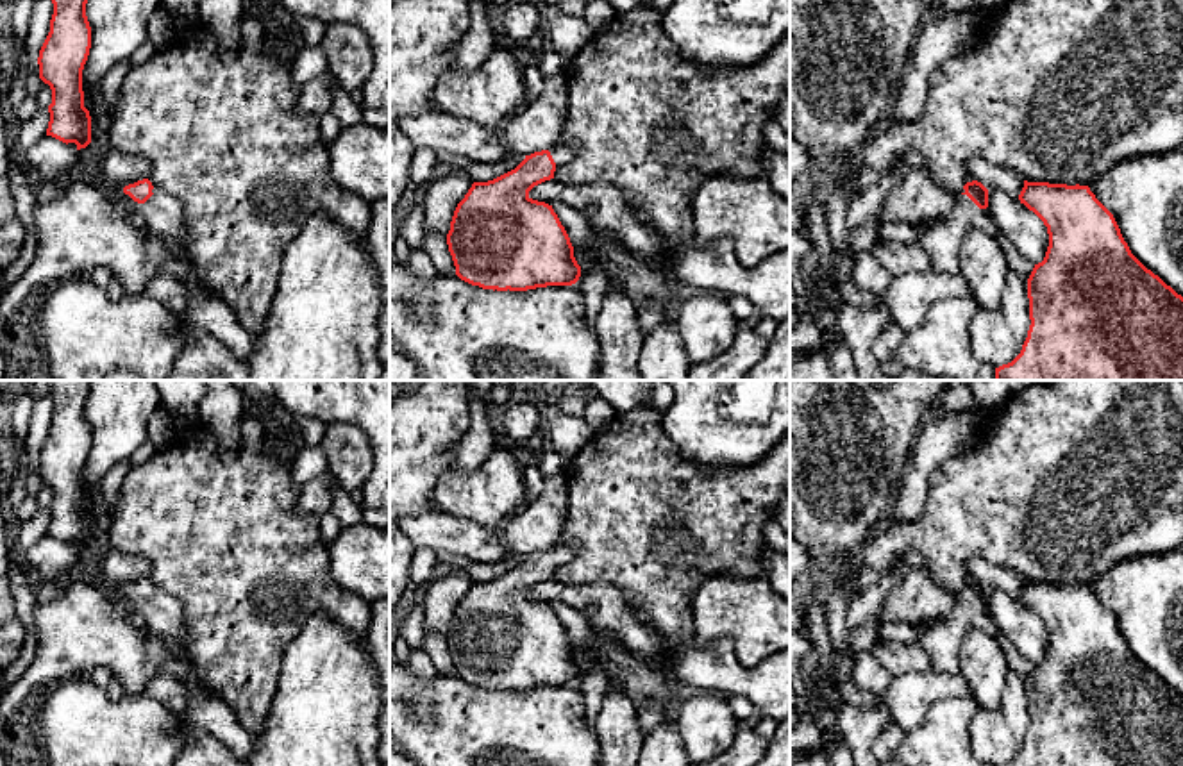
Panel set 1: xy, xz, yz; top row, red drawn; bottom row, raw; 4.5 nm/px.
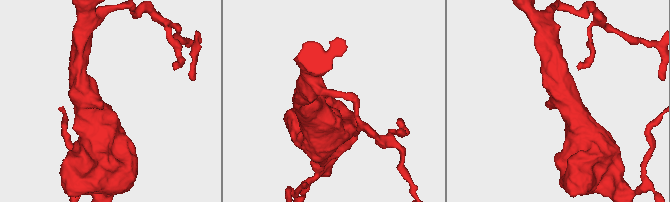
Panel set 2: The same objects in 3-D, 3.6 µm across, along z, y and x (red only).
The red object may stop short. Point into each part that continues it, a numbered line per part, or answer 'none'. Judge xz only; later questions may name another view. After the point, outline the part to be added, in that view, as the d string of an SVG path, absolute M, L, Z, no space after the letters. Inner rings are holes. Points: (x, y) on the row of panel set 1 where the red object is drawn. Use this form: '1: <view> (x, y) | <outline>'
1: xz (560, 152) | M559 143L554 145L549 152L550 152L554 162L558 162L558 164L563 164L563 162L570 161L570 157L572 157L572 148L566 145L559 145Z

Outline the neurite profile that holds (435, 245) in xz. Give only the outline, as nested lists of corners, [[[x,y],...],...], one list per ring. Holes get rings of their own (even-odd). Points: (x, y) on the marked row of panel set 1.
[[[425,230],[422,245],[438,275],[456,275],[456,266],[449,252],[447,236]]]

